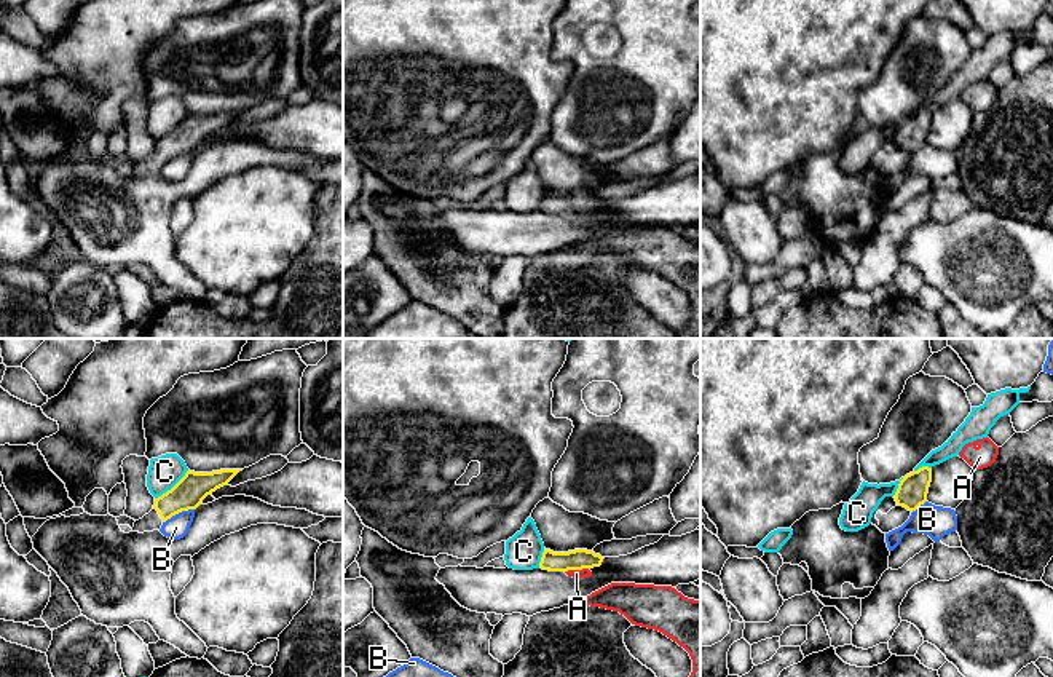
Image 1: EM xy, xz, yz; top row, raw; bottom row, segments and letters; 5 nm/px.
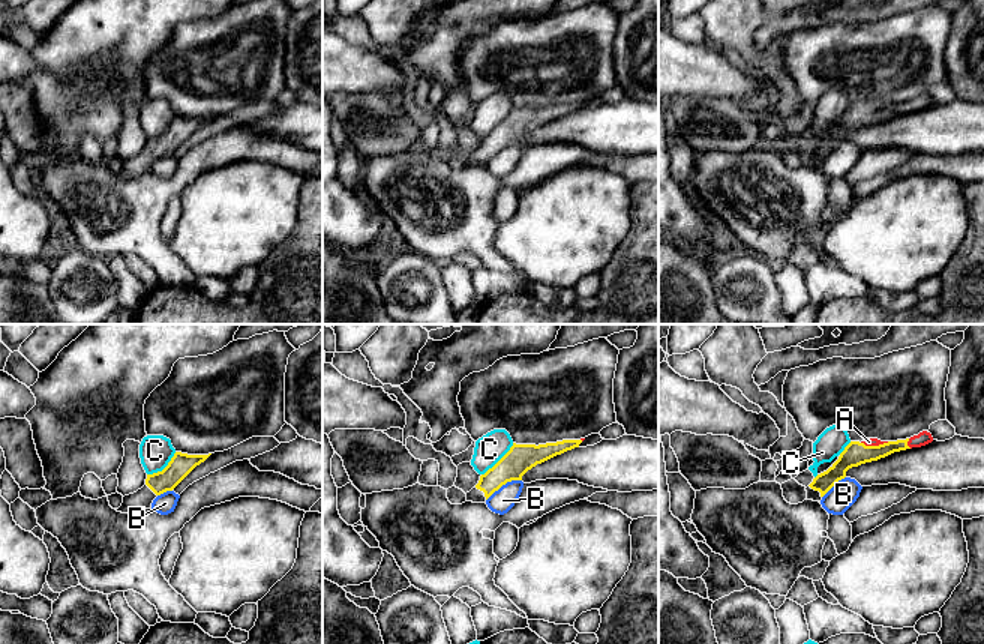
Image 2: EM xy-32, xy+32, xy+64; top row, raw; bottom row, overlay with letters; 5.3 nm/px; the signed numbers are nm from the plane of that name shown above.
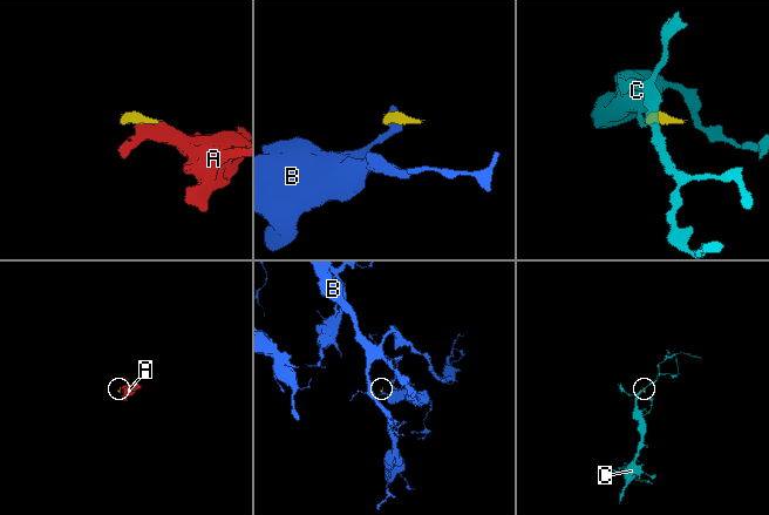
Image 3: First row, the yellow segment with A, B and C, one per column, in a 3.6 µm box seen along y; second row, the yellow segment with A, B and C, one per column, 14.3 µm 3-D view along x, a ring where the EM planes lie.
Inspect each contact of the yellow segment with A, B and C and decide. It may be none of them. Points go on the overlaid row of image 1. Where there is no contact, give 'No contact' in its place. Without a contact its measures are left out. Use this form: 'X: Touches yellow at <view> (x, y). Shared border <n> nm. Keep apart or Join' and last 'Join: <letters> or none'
A: Touches yellow at xz (576, 569). Shared border 120 nm. Join
B: Touches yellow at xy (177, 513). Shared border 180 nm. Keep apart
C: Touches yellow at xy (173, 487). Shared border 220 nm. Keep apart
Join: A

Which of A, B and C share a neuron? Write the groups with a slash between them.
A / B / C

